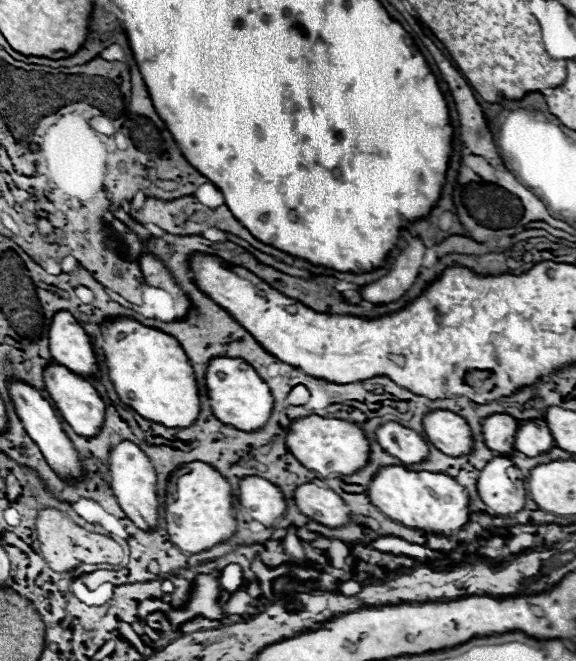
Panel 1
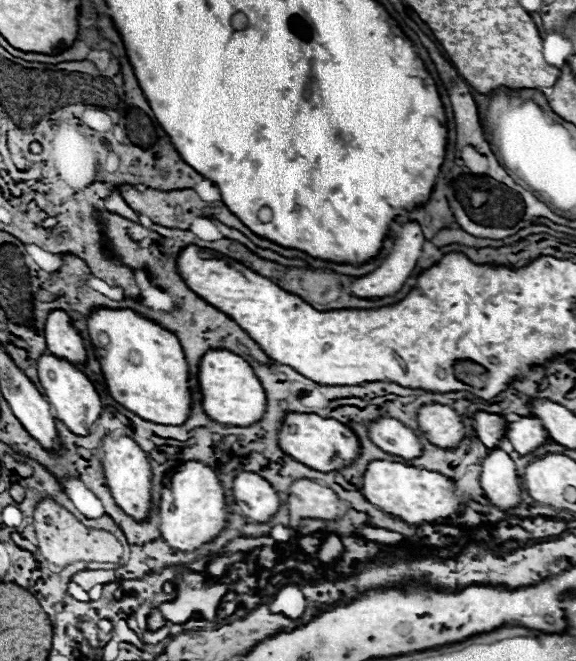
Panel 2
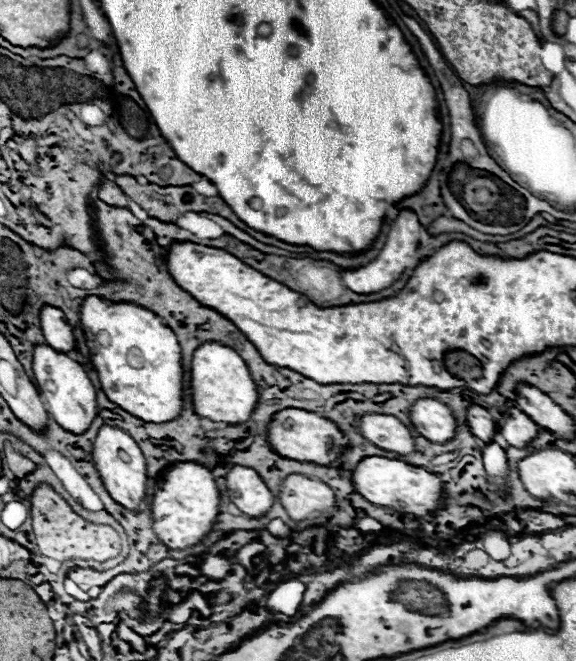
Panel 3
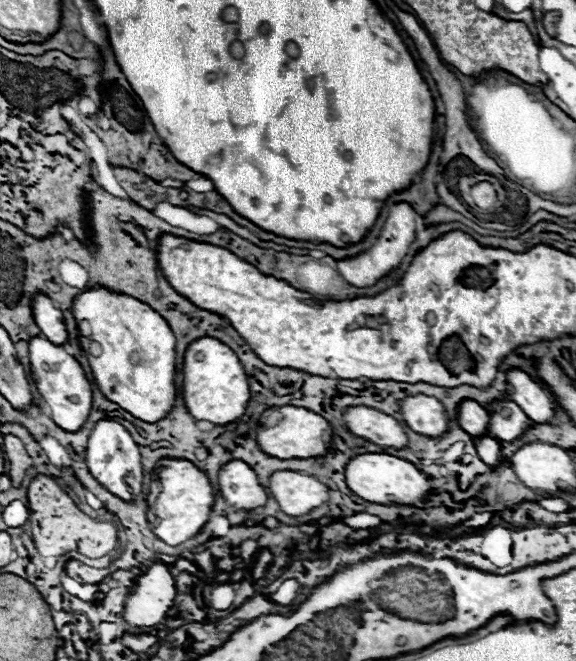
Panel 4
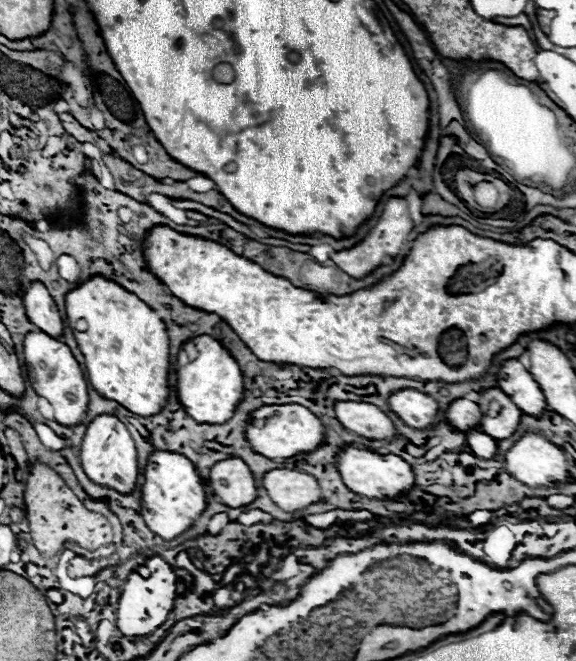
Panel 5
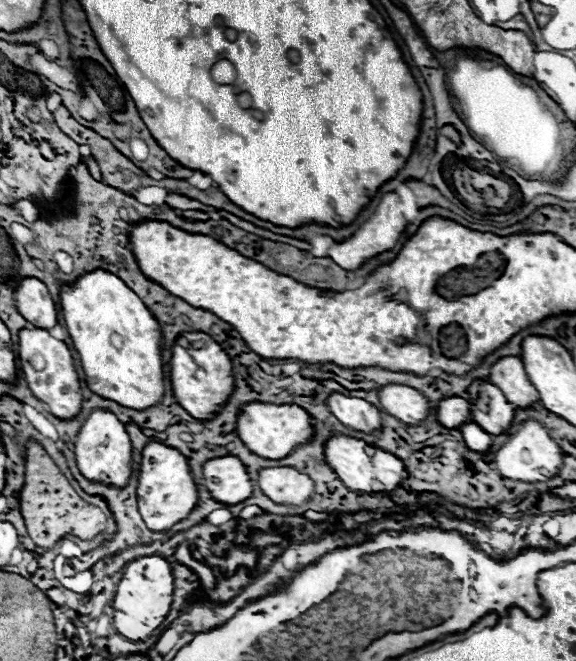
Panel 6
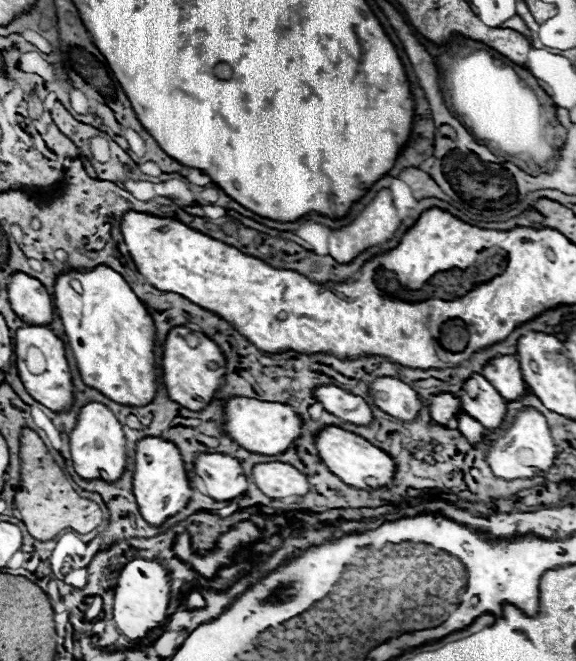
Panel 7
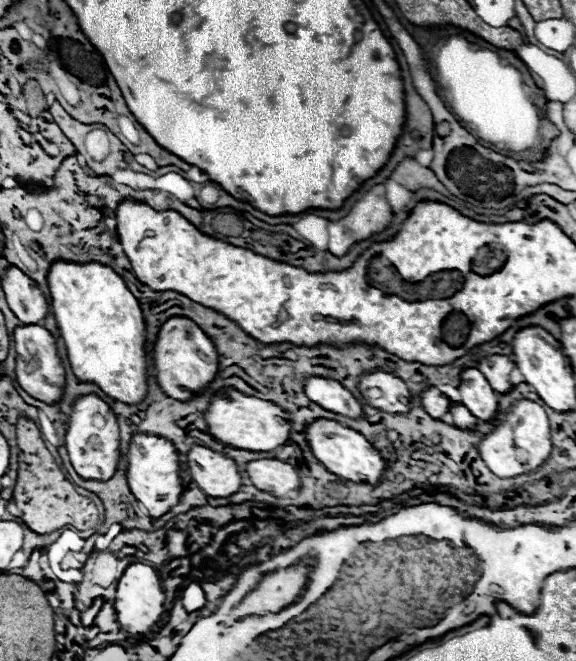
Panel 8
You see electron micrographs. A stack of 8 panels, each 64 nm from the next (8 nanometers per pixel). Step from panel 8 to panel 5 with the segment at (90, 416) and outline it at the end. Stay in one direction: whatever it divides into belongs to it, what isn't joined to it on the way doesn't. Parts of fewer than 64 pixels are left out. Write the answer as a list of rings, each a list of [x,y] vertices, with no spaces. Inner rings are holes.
[[[96,416],[84,436],[82,450],[80,450],[80,460],[86,476],[106,488],[112,488],[120,494],[132,494],[136,490],[138,482],[138,452],[134,446],[134,440],[126,426],[116,418],[116,416]]]

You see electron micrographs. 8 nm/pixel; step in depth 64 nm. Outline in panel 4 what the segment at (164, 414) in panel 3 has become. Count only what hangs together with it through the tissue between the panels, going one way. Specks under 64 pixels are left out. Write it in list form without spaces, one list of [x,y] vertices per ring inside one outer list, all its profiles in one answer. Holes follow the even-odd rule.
[[[106,288],[86,290],[76,296],[72,312],[78,322],[86,320],[92,328],[90,338],[80,338],[86,354],[92,342],[100,344],[98,356],[88,354],[100,392],[110,402],[116,402],[134,418],[144,422],[158,422],[166,418],[176,402],[176,338],[164,318],[140,300],[108,292]]]

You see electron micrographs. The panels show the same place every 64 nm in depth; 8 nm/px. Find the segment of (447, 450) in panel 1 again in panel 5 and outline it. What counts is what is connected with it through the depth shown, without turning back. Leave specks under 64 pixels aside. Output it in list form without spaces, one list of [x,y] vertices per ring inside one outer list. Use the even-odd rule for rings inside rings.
[[[400,390],[390,396],[392,410],[414,430],[428,430],[440,422],[440,406],[428,394],[416,390]]]

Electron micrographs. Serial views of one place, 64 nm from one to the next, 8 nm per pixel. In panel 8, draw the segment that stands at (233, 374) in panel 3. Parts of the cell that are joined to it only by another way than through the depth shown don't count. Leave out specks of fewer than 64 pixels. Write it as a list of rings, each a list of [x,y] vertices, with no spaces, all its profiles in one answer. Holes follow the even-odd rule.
[[[172,318],[162,326],[158,334],[154,346],[154,368],[158,370],[156,380],[164,394],[188,402],[194,394],[204,392],[214,380],[218,372],[218,352],[212,340],[194,322],[186,318]]]

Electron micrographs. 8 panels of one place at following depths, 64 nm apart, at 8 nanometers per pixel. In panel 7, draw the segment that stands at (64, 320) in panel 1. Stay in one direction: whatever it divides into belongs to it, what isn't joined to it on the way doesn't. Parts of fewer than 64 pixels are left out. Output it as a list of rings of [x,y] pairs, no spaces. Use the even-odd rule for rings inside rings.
[[[18,272],[12,276],[8,296],[12,310],[16,310],[16,314],[20,314],[24,322],[34,326],[48,326],[52,322],[52,298],[40,280]]]

